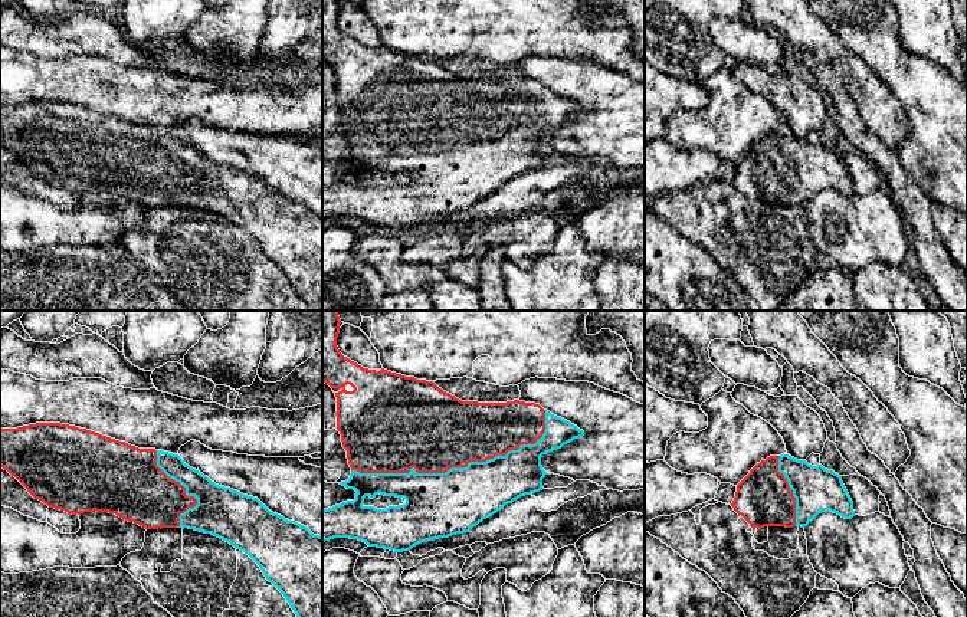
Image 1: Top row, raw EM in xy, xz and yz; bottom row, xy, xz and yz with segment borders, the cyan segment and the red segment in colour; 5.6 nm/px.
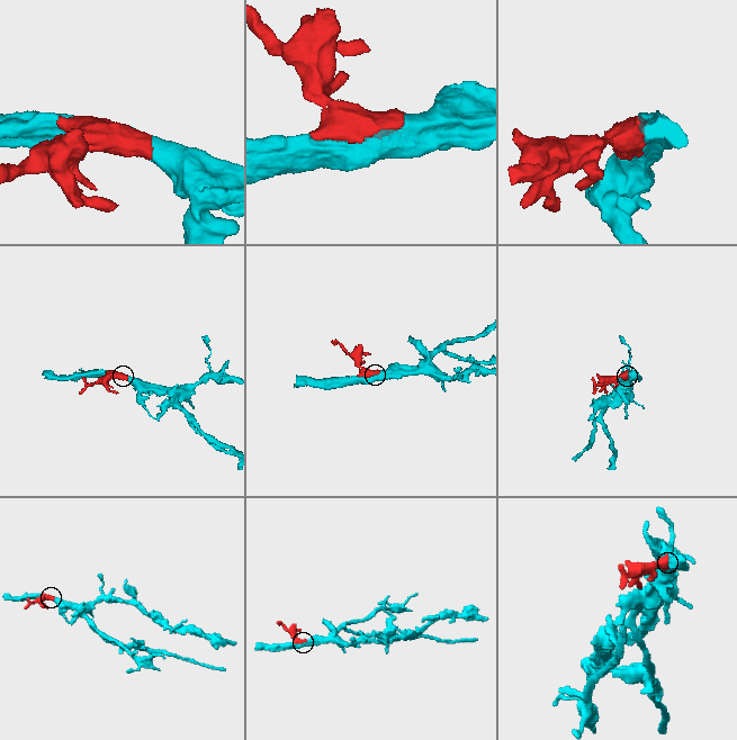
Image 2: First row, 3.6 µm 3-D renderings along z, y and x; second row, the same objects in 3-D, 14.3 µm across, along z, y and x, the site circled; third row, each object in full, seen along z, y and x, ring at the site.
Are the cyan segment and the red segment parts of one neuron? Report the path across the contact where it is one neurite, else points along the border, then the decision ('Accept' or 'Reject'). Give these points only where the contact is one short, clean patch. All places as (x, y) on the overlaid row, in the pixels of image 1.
Accept

